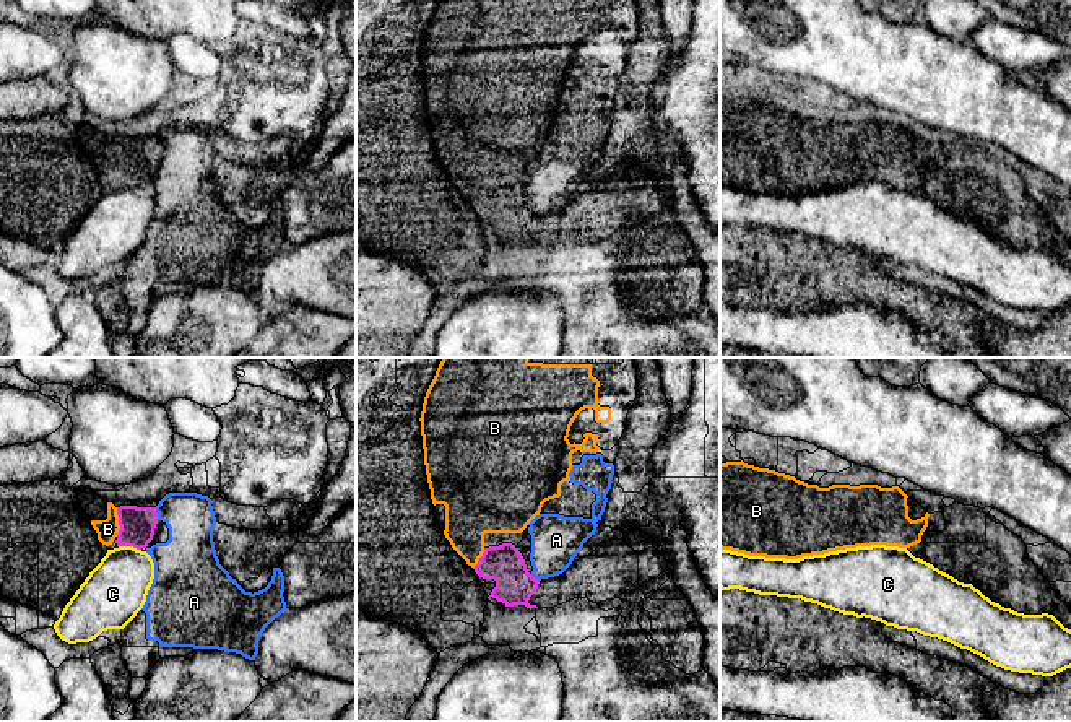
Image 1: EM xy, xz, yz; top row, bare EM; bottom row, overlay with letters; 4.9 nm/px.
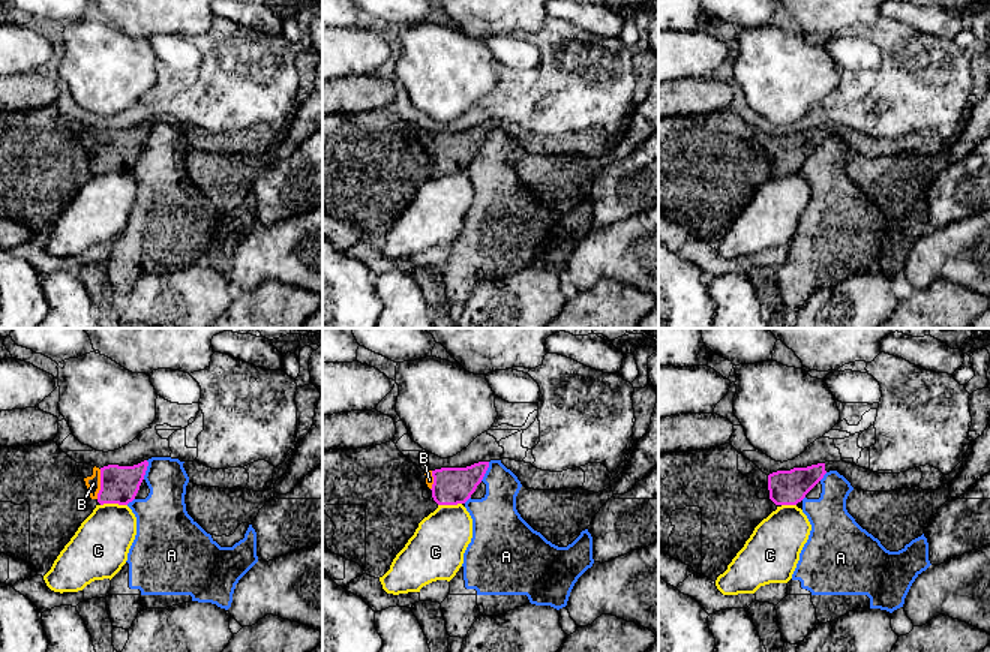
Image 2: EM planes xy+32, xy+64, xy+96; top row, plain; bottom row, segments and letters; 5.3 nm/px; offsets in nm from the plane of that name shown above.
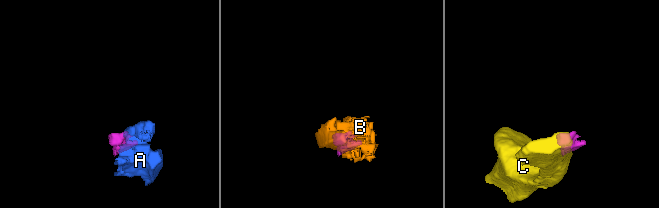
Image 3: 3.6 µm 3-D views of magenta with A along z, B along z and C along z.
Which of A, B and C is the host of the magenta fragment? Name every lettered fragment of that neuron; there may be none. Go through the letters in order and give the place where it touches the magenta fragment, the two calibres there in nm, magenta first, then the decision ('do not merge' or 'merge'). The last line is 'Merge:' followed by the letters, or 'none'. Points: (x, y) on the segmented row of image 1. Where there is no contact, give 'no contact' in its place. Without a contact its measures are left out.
A: xy (156, 514) | 180/260 nm | do not merge
B: xy (119, 522) | 180/100 nm | merge
C: xy (130, 545) | 180/300 nm | do not merge
Merge: B

